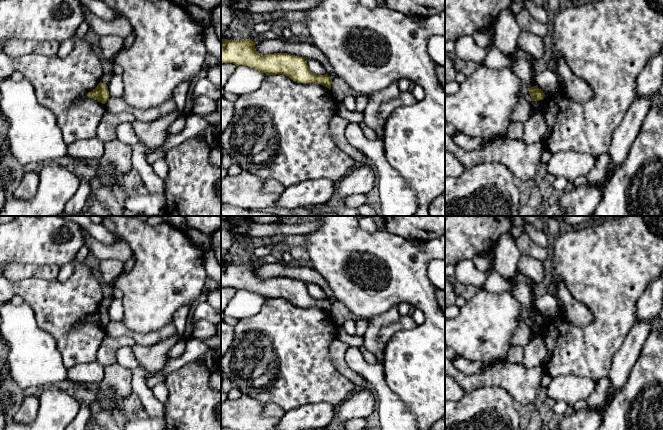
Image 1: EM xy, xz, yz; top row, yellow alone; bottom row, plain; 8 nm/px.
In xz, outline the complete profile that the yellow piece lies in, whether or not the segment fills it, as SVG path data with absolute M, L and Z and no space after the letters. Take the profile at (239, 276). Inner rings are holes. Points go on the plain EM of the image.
M221 262L221 287L245 289L266 299L282 298L297 307L318 307L331 313L332 303L325 299L314 299L307 284L288 277L259 278L250 263L227 264Z

